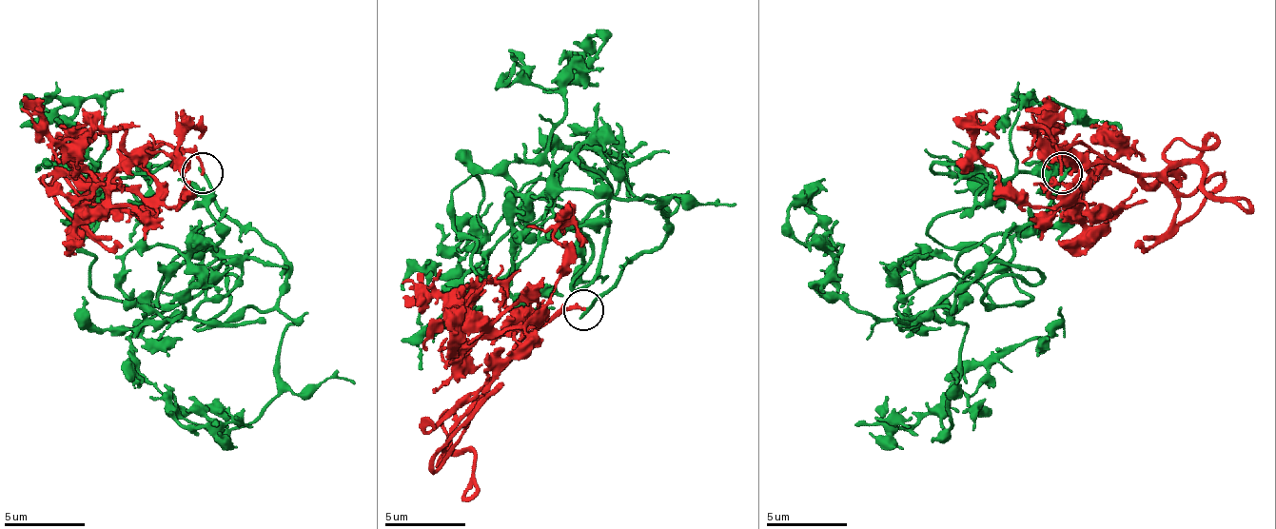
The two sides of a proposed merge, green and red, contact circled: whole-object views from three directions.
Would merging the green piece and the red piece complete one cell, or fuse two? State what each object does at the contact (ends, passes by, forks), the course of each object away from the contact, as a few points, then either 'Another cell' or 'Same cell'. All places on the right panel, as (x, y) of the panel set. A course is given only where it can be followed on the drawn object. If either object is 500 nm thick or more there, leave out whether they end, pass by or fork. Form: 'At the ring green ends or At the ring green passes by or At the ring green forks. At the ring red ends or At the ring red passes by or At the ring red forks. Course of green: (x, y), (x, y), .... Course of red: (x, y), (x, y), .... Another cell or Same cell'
At the ring green ends. At the ring red ends. Course of green: (1063, 173), (986, 303), (1030, 300), (977, 243), (941, 246), (929, 234), (1010, 178), (1022, 96), (1120, 128). Course of red: (1063, 173), (1059, 153), (1075, 141), (1136, 173), (1197, 166), (1209, 194), (1242, 198), (1254, 210). Another cell

